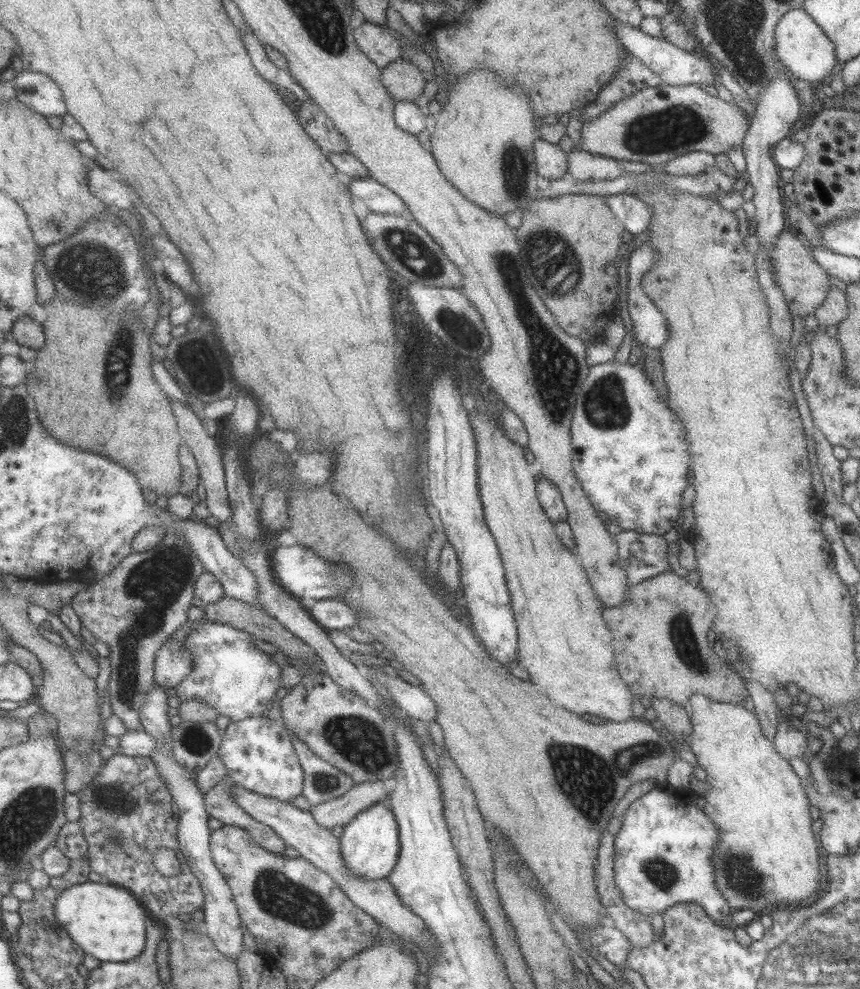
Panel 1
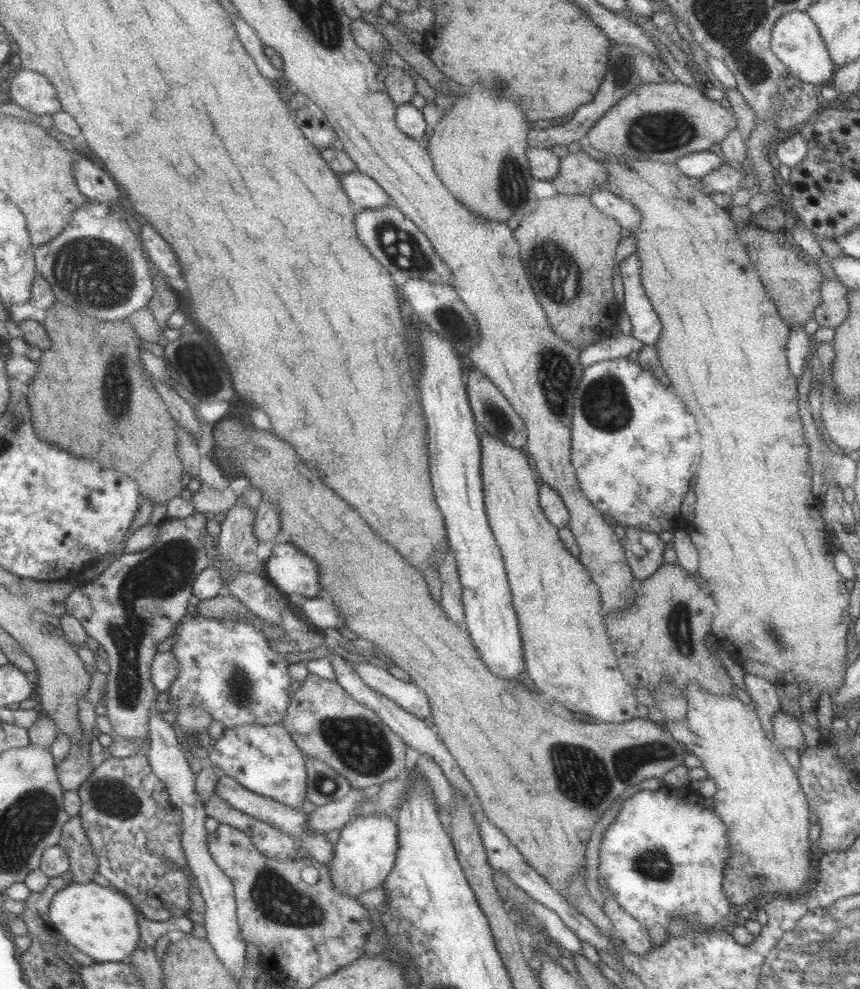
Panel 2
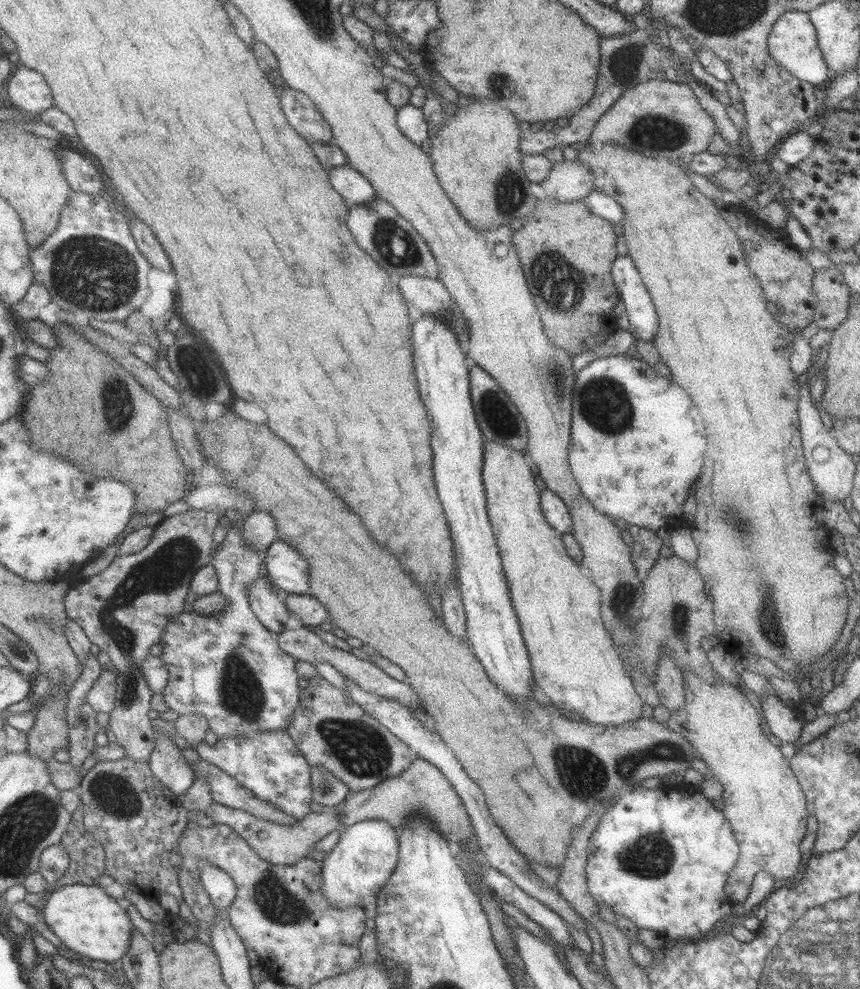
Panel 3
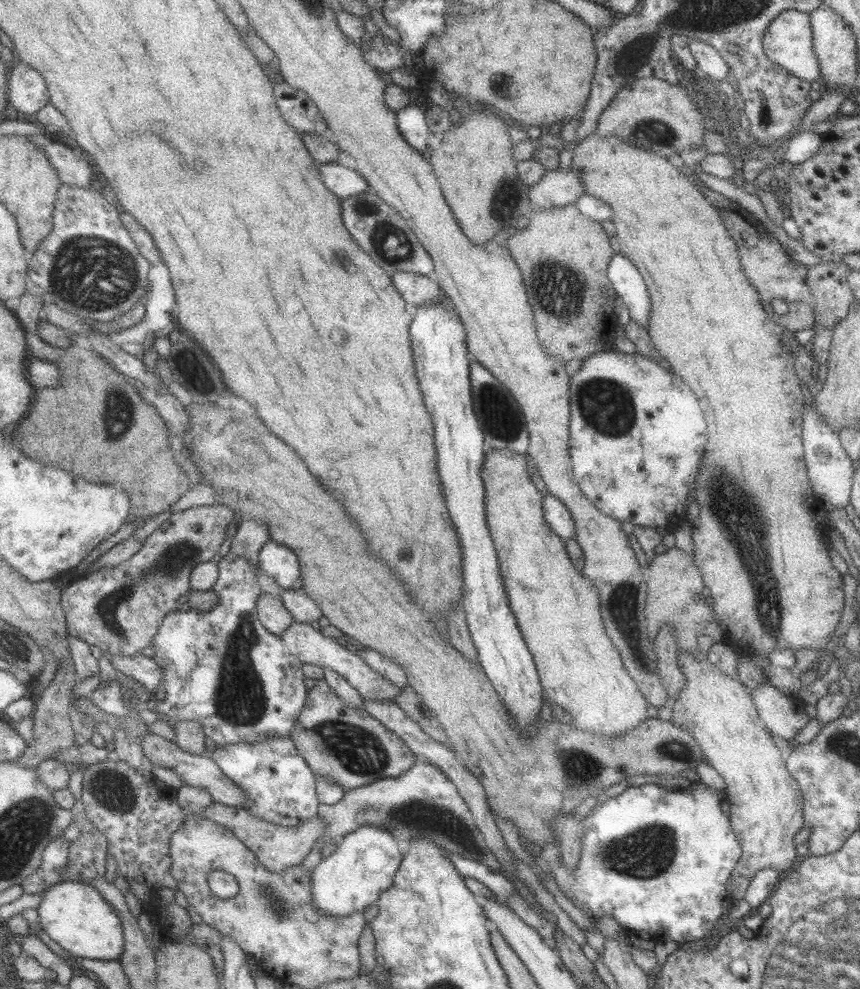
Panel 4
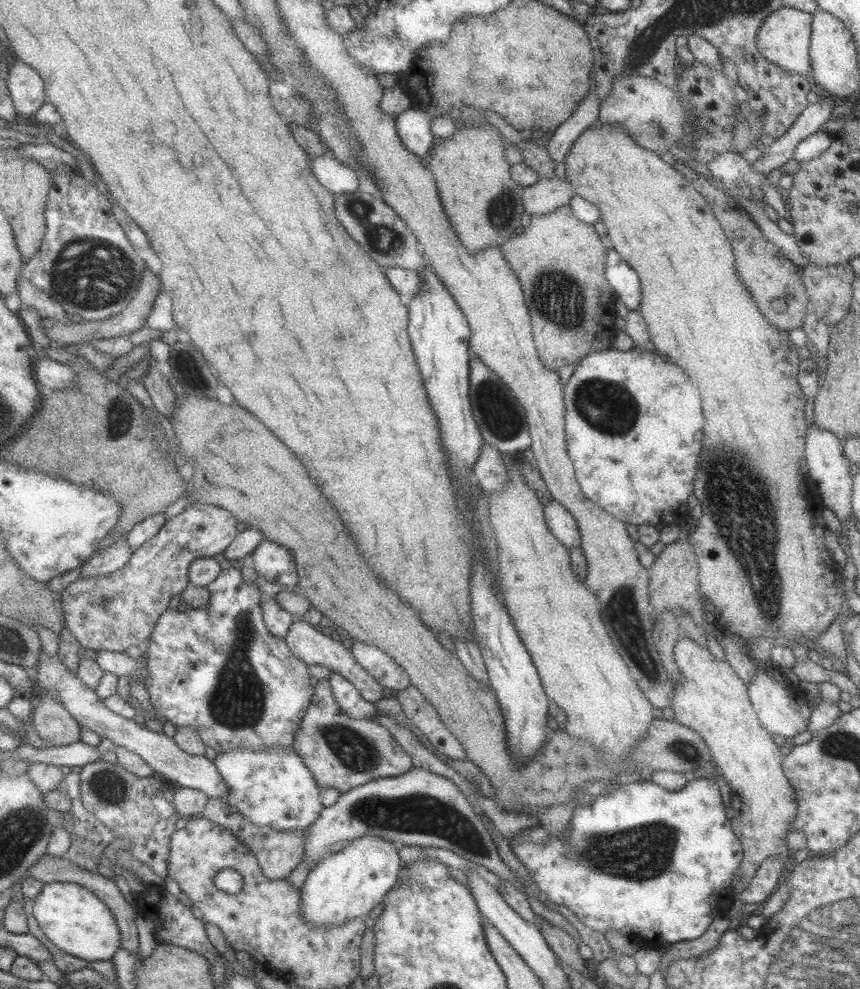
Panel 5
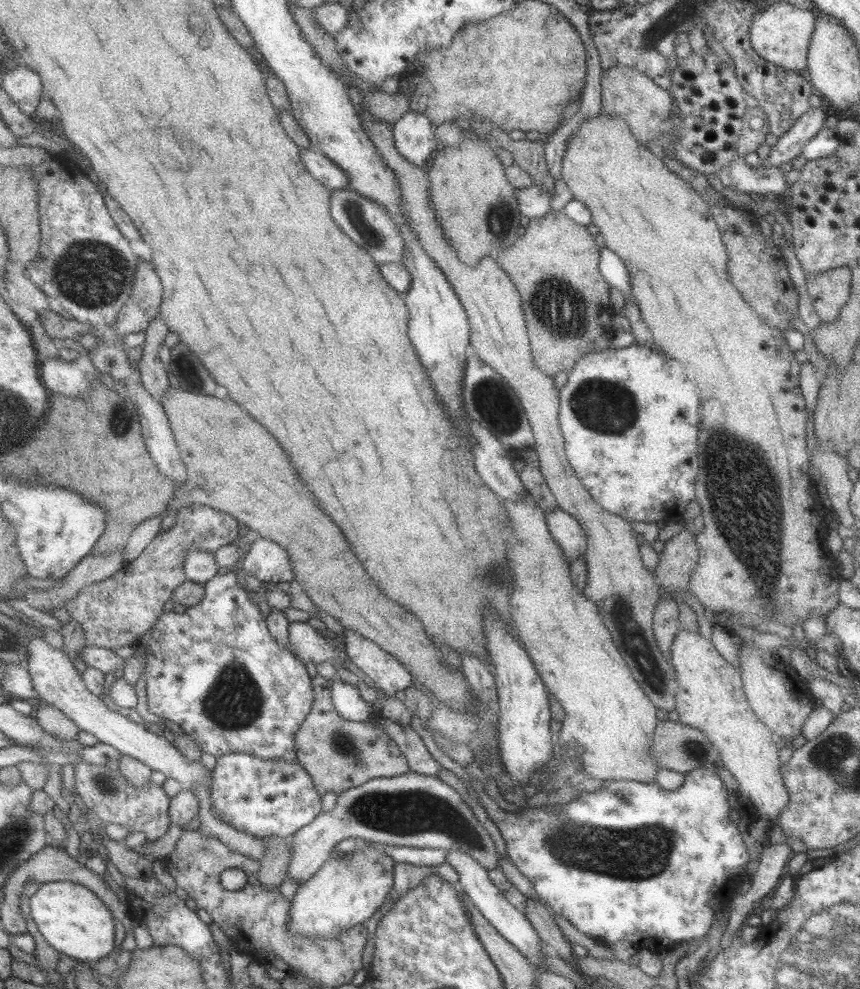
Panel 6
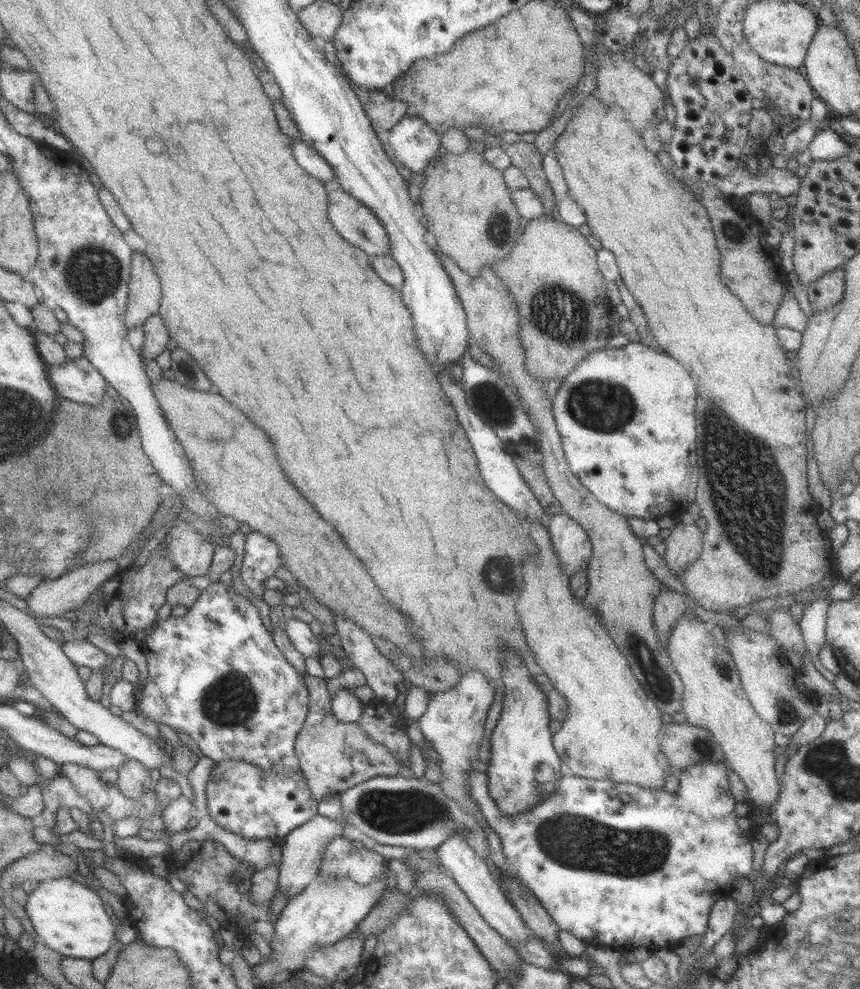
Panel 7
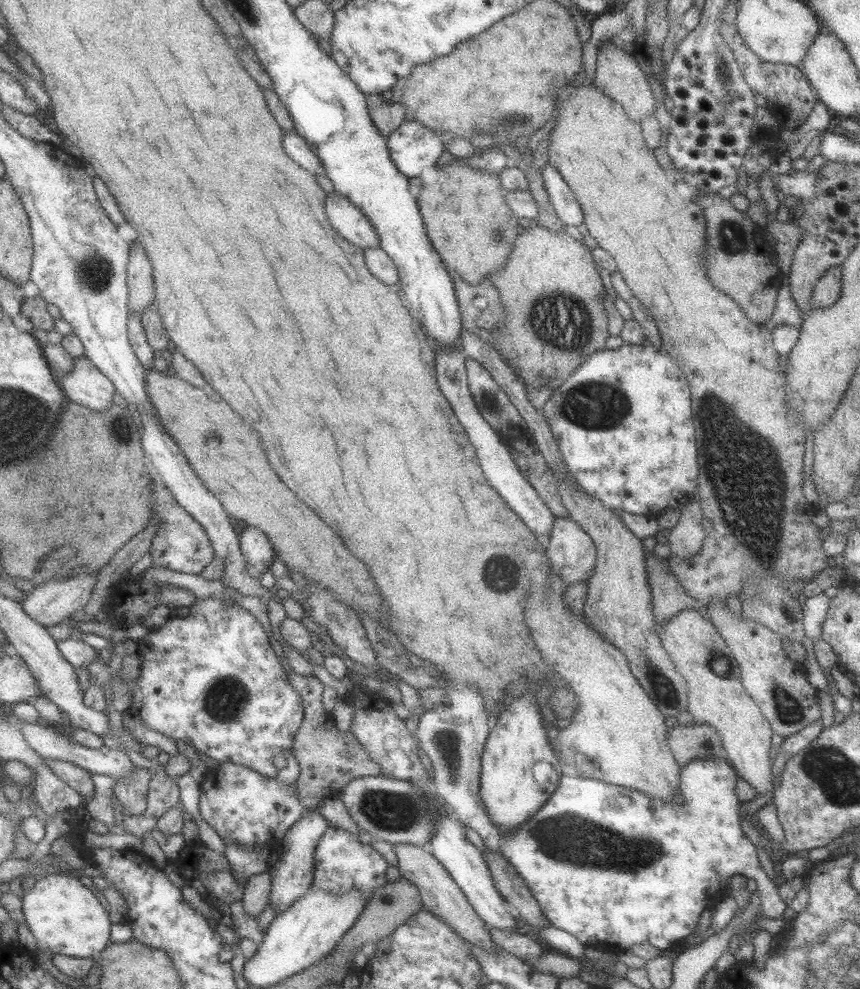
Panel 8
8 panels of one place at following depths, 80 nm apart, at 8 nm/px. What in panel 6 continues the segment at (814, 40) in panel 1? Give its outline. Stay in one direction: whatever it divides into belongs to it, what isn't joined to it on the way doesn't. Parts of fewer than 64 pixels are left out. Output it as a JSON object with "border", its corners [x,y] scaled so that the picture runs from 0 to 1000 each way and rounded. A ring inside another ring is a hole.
{"border":[[[906,2],[897,3],[886,11],[874,14],[873,18],[870,28],[873,49],[887,61],[897,65],[902,65],[916,72],[935,74],[940,47],[949,21],[949,11],[936,10],[917,3]]]}

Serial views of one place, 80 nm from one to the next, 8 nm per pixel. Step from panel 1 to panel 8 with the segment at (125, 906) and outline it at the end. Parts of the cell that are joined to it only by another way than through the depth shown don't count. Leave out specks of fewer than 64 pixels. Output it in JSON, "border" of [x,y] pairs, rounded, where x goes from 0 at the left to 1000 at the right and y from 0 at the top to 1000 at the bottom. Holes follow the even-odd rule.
{"border":[[[69,882],[45,888],[43,894],[28,902],[27,919],[33,938],[64,965],[86,968],[112,968],[129,954],[129,926],[124,916],[94,894],[92,885]]]}

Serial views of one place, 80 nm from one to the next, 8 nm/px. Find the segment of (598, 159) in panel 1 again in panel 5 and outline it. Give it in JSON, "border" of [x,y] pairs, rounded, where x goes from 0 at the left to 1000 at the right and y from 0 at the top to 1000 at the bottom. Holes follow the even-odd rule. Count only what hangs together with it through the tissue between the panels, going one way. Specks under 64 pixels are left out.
{"border":[[[627,181],[608,191],[608,211],[614,217],[636,217],[645,210],[660,207],[669,197],[659,181]]]}

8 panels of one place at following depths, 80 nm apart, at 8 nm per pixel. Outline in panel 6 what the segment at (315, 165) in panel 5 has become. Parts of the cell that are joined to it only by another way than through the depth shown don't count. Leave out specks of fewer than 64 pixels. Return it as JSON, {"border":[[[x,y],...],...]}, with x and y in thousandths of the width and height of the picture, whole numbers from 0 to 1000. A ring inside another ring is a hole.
{"border":[[[363,150],[349,152],[350,167],[365,182],[371,183],[378,190],[386,192],[401,191],[403,178],[386,163],[374,155]]]}

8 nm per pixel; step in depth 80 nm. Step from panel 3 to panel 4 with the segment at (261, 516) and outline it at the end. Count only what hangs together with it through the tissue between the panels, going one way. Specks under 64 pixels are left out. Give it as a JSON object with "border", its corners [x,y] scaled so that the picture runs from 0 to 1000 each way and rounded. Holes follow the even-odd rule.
{"border":[[[284,524],[278,526],[278,531],[272,532],[272,541],[263,556],[273,558],[276,562],[290,562],[298,566],[300,554],[313,546],[309,530]]]}

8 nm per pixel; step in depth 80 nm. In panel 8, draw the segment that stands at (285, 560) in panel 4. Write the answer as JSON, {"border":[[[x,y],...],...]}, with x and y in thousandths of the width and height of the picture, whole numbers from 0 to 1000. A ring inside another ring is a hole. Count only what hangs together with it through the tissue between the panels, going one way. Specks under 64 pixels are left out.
{"border":[[[286,531],[278,540],[279,557],[287,568],[290,582],[301,585],[309,572],[314,572],[319,554],[309,540],[300,534]]]}

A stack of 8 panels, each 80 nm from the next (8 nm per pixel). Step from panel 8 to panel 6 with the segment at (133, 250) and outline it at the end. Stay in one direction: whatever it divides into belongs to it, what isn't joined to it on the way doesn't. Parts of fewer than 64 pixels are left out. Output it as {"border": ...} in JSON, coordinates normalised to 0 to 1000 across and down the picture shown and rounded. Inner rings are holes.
{"border":[[[162,260],[162,271],[159,271],[159,281],[157,281],[157,288],[155,290],[155,297],[150,305],[142,311],[140,321],[137,322],[136,332],[141,340],[147,338],[160,337],[170,335],[178,323],[183,323],[186,319],[186,311],[188,310],[191,299],[191,288],[188,282],[183,278],[179,267]]]}

